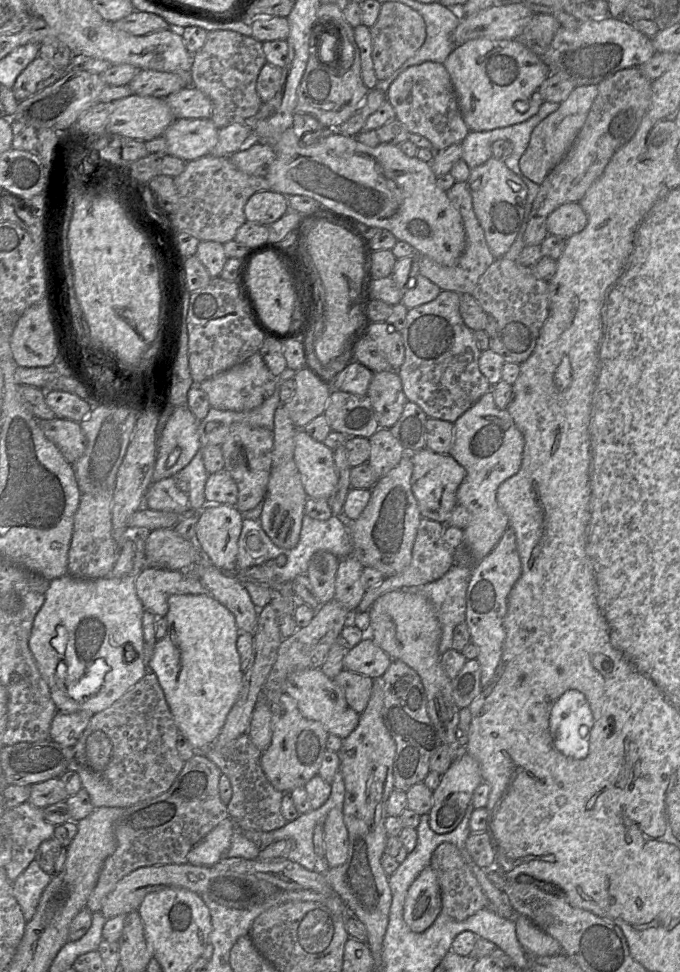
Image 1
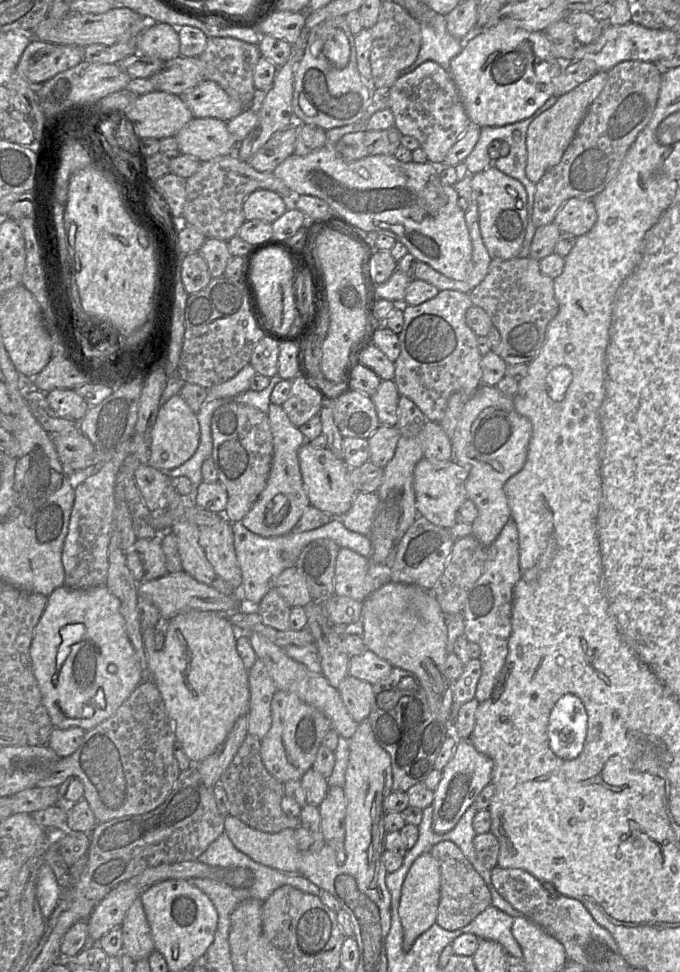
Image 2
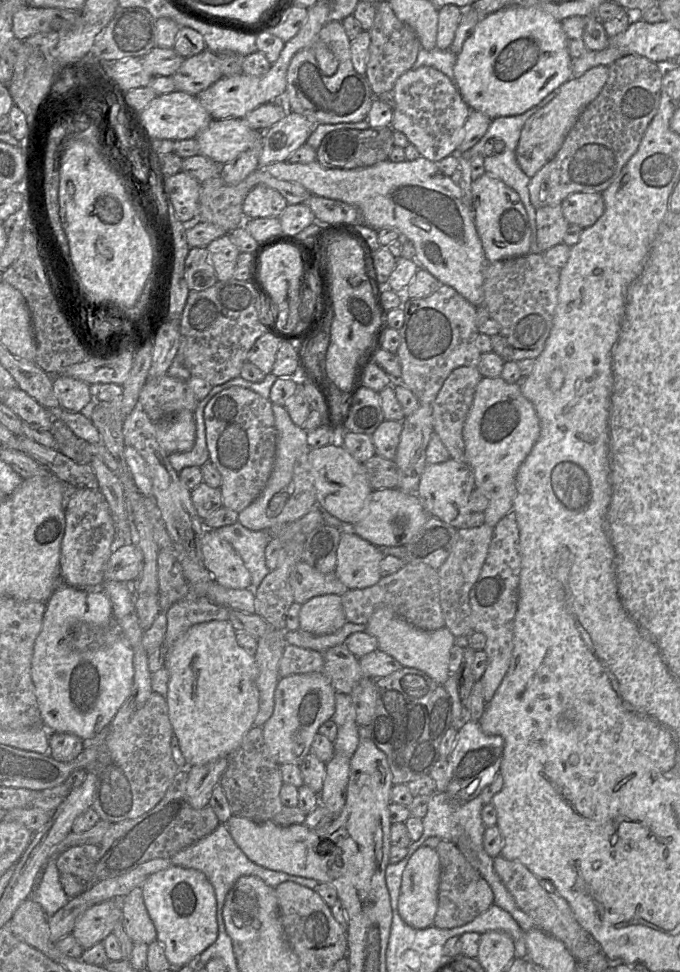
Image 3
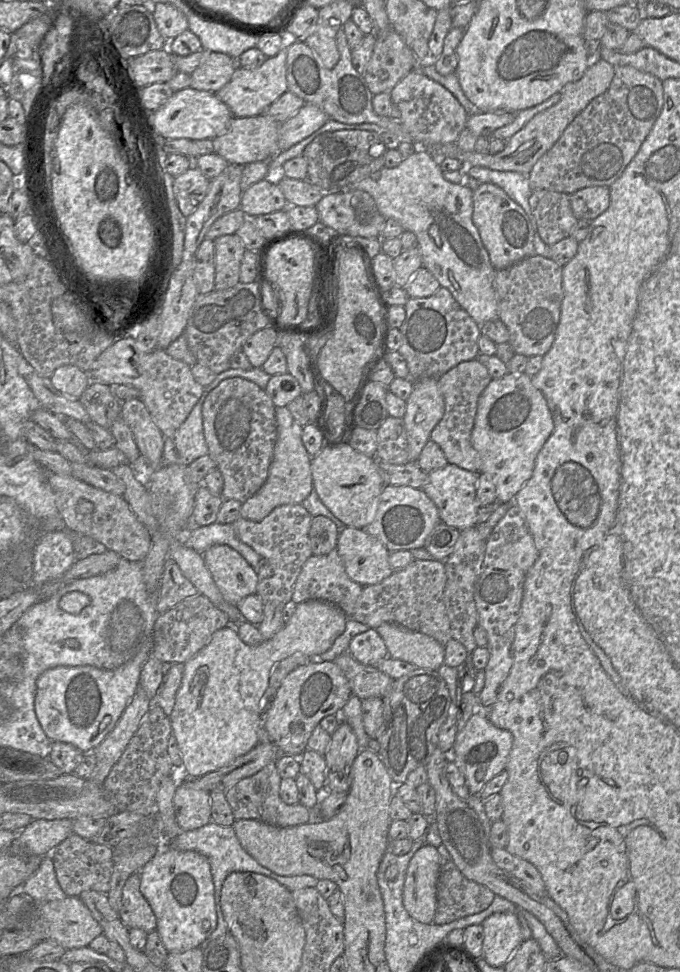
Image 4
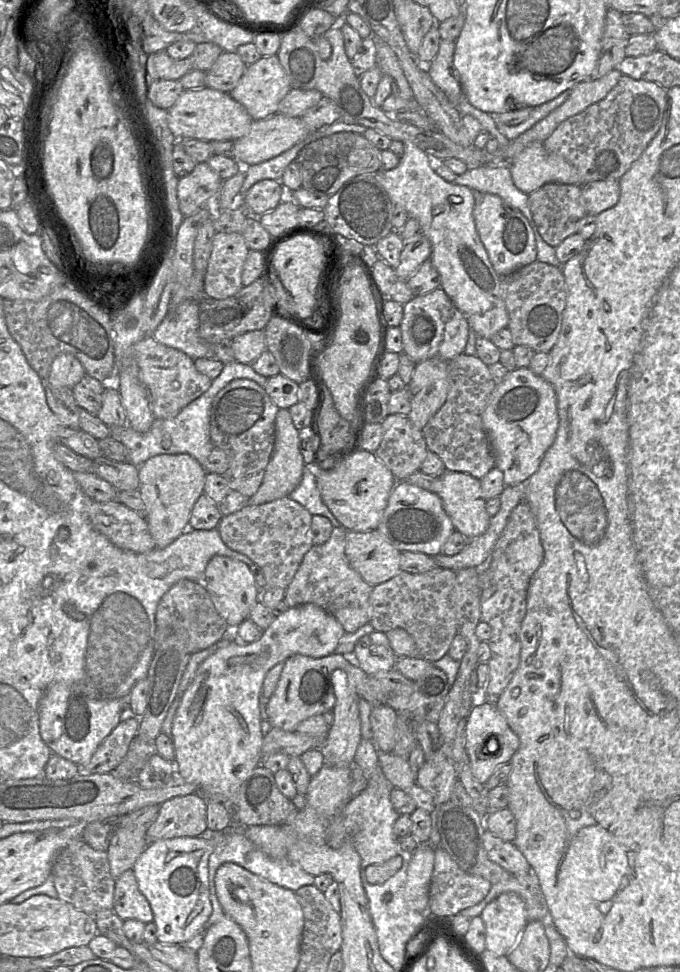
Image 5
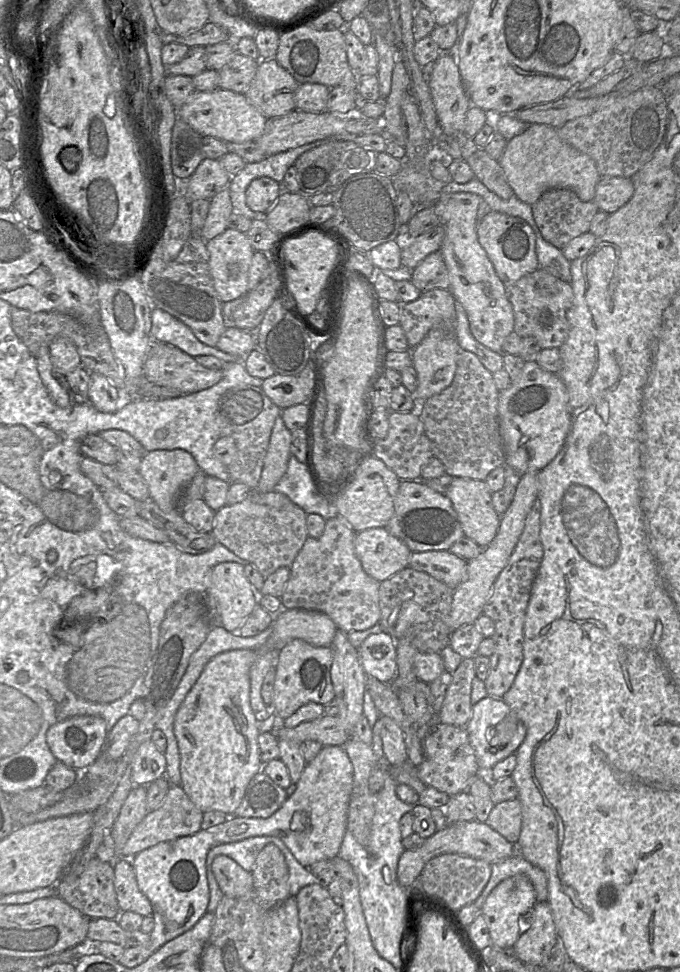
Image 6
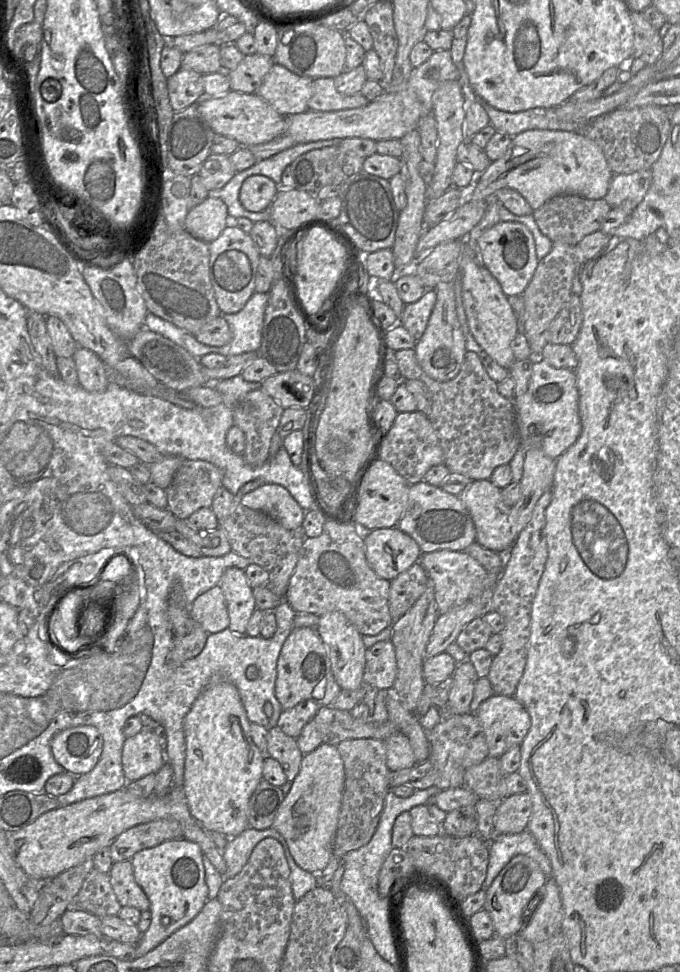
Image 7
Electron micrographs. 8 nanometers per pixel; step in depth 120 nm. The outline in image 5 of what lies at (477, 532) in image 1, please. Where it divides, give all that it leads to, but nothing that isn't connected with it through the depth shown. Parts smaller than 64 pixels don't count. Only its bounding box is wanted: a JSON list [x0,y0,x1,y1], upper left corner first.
[482,368,559,486]

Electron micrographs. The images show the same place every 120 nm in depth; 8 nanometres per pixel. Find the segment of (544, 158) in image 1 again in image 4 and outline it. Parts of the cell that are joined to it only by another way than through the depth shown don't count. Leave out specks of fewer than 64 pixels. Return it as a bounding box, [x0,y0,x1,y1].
[420,58,615,175]

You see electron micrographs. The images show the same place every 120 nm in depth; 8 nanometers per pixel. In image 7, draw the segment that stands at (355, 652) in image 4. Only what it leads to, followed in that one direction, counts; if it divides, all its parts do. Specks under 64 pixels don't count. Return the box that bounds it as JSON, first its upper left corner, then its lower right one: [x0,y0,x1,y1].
[363,640,397,690]

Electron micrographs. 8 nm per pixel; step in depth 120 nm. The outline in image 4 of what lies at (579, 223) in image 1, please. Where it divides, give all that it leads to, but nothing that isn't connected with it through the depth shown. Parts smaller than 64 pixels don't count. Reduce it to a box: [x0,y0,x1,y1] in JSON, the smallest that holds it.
[570,186,610,220]

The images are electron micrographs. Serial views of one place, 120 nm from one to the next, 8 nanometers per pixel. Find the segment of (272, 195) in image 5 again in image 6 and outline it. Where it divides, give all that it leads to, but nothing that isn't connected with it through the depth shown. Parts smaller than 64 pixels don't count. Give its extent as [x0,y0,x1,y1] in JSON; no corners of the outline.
[245,178,283,213]

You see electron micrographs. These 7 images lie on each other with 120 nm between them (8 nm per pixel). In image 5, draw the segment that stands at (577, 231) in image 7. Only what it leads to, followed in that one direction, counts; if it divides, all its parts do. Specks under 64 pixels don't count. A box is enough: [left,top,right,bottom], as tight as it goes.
[528,183,587,248]

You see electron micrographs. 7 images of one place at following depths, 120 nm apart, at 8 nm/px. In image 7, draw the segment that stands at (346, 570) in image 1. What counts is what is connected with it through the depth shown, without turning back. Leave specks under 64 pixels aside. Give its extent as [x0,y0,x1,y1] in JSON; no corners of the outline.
[363,526,422,581]

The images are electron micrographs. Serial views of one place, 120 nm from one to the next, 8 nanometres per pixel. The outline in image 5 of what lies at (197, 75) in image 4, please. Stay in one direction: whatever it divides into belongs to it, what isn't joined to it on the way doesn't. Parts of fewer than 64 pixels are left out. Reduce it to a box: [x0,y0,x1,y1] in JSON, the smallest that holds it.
[205,51,246,93]

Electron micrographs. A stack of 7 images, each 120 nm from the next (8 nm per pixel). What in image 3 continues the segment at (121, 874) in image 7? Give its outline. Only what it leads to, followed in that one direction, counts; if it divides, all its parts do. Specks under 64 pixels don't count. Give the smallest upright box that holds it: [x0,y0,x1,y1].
[122,887,157,945]

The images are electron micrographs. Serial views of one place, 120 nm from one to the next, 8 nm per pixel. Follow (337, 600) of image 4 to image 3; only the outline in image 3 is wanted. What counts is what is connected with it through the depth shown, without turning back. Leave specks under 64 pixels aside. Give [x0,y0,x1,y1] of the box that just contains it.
[290,561,348,604]

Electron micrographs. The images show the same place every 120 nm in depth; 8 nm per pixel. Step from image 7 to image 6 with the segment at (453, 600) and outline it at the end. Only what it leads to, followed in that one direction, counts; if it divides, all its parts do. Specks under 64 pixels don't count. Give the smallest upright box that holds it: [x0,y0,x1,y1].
[408,550,467,589]

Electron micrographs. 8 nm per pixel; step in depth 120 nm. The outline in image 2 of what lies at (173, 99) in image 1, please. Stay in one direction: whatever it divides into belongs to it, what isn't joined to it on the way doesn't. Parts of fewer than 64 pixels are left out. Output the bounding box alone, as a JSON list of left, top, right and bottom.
[179,80,249,122]

